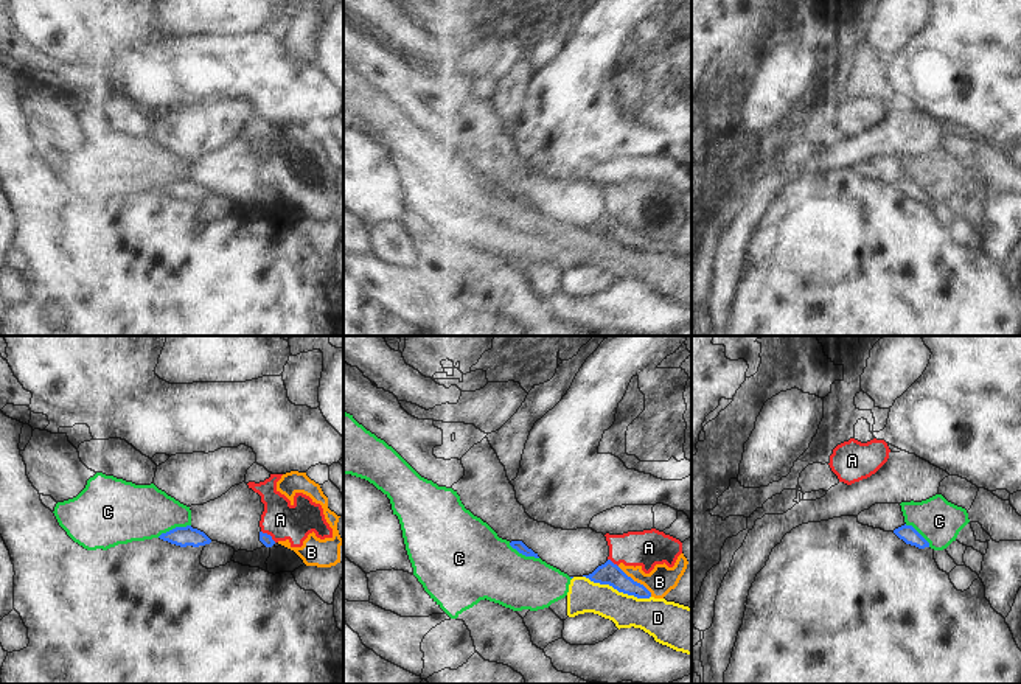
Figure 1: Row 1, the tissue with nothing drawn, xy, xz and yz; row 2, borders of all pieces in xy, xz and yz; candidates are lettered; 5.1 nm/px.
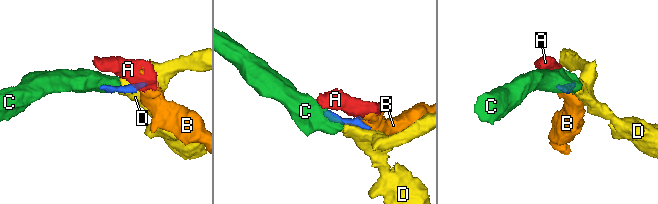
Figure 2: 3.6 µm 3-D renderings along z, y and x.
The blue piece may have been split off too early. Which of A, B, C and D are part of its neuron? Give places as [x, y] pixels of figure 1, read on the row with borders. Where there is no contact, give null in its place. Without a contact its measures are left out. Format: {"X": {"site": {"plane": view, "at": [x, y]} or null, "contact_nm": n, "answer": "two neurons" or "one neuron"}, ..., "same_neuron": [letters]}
{"A": {"site": {"plane": "xy", "at": [269, 535]}, "contact_nm": 100, "answer": "two neurons"}, "B": {"site": {"plane": "xz", "at": [636, 582]}, "contact_nm": 240, "answer": "two neurons"}, "C": {"site": {"plane": "xy", "at": [173, 529]}, "contact_nm": 190, "answer": "two neurons"}, "D": {"site": {"plane": "xz", "at": [617, 589]}, "contact_nm": 360, "answer": "two neurons"}, "same_neuron": []}

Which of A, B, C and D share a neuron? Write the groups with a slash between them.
A B / C D

